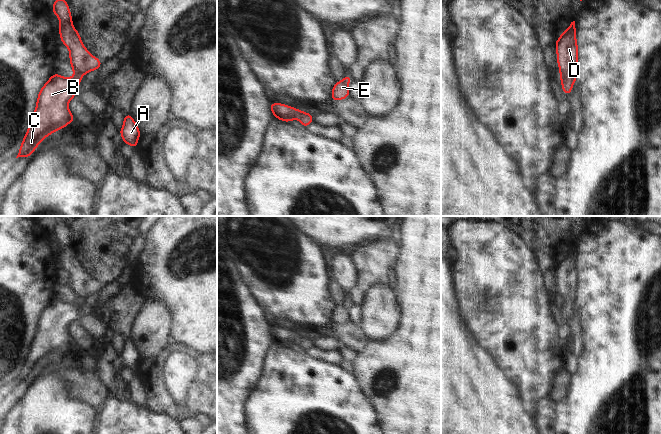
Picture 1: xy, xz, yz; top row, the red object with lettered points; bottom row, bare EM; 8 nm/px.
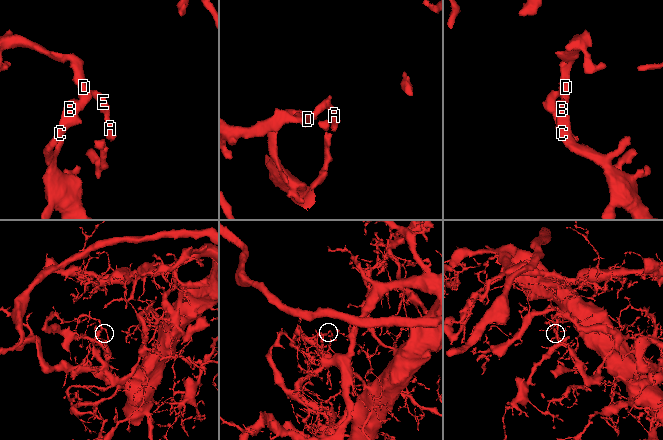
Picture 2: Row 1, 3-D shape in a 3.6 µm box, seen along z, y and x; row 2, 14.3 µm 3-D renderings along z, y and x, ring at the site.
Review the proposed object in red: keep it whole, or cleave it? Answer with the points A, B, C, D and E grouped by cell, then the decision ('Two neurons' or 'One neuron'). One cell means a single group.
Groups: A B C D E. One neuron

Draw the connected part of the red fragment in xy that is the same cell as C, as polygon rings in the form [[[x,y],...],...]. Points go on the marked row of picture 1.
[[[56,0],[52,12],[59,18],[59,35],[70,51],[69,59],[74,76],[64,78],[54,74],[41,88],[35,112],[16,158],[28,158],[45,137],[75,120],[68,109],[68,103],[77,94],[79,83],[82,82],[81,77],[102,65],[100,60],[91,56],[83,46],[80,34],[72,25],[68,3],[65,0]]]

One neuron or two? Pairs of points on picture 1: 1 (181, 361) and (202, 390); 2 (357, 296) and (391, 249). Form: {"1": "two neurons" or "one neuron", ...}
{"1": "two neurons", "2": "one neuron"}

